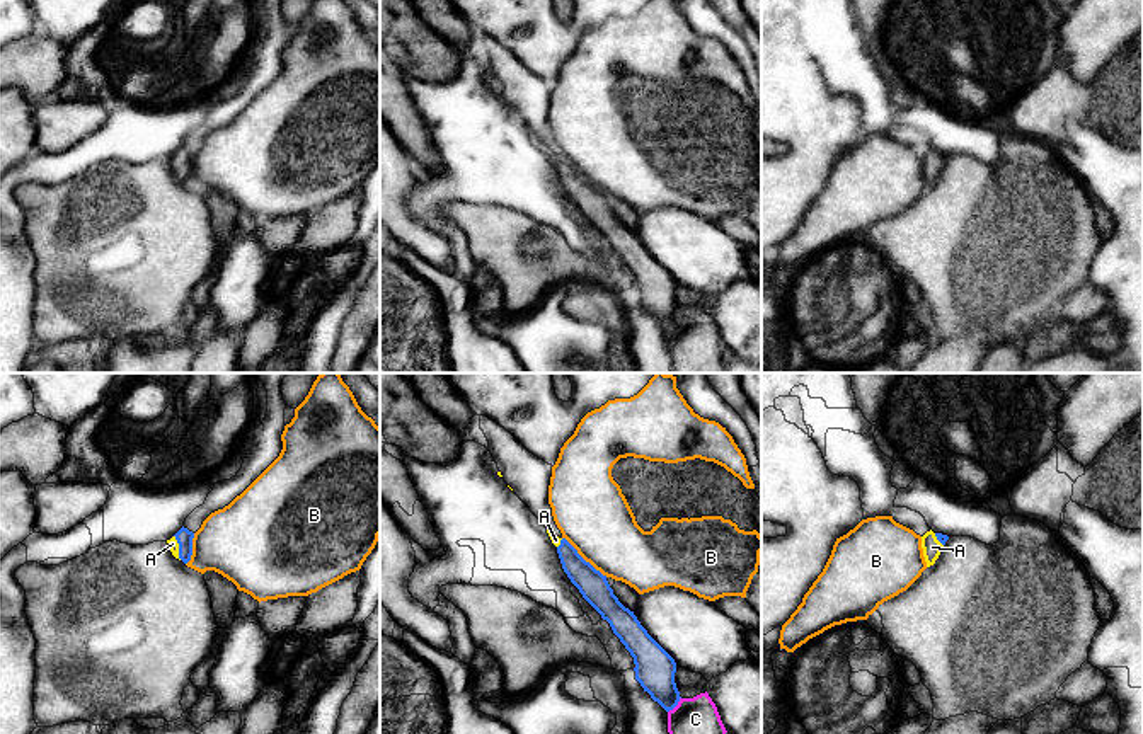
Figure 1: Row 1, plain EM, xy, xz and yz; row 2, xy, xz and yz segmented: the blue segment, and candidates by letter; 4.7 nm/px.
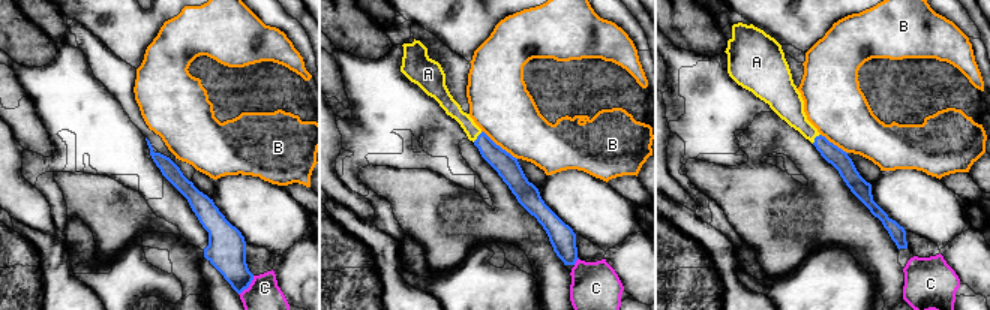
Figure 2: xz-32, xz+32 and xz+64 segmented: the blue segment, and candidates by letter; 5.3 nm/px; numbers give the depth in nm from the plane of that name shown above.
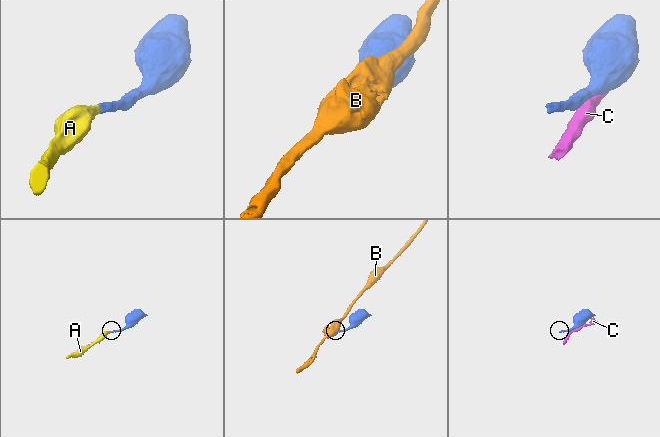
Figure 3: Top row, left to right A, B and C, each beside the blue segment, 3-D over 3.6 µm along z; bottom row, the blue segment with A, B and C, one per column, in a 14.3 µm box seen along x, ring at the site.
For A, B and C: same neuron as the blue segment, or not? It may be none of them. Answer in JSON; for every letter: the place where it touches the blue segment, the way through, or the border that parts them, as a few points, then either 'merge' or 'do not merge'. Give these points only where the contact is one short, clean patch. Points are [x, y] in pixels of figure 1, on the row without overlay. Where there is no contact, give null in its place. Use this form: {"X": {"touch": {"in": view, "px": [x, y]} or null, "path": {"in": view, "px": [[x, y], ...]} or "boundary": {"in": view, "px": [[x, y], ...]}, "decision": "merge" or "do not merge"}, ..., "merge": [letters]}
{"A": {"touch": {"in": "xy", "px": [179, 166]}, "path": {"in": "xy", "px": [[184, 155], [179, 166], [172, 162]]}, "decision": "merge"}, "B": {"touch": {"in": "xz", "px": [583, 177]}, "boundary": {"in": "xz", "px": [[562, 155], [607, 194]]}, "decision": "do not merge"}, "C": {"touch": {"in": "xz", "px": [675, 324]}, "decision": "do not merge"}, "merge": ["A"]}

